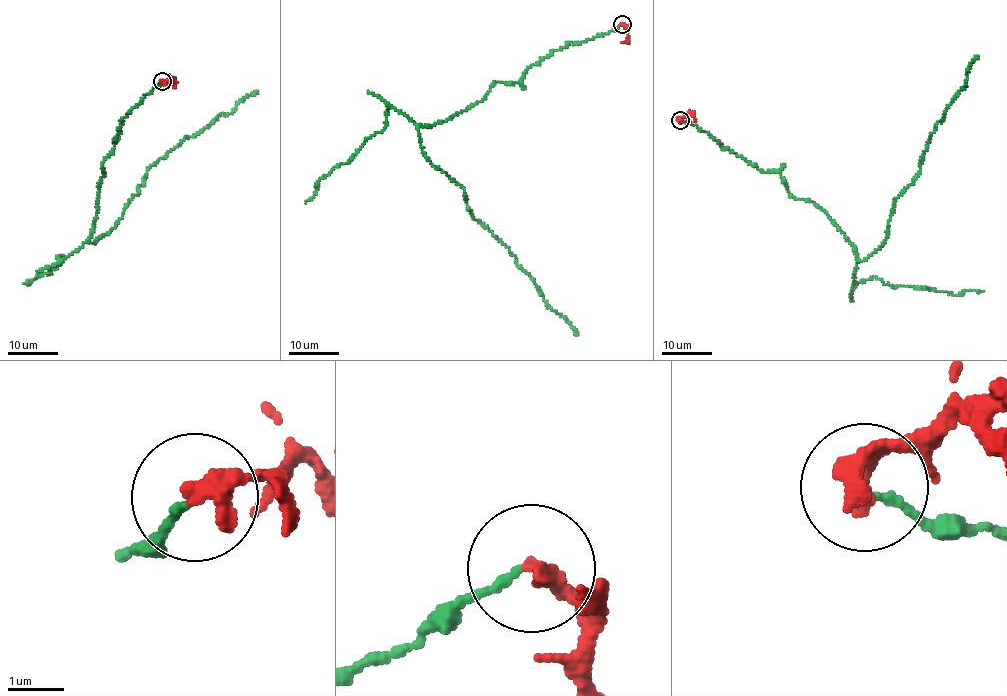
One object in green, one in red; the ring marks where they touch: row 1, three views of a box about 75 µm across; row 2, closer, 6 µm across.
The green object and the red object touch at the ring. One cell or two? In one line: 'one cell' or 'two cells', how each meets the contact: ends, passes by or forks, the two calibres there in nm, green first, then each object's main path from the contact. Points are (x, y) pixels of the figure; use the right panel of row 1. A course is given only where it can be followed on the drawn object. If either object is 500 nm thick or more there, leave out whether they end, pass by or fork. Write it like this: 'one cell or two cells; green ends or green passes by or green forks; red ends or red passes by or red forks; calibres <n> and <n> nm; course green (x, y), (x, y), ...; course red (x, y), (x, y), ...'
two cells; green ends; red ends; calibres 130 and 360 nm; course green (681, 120), (781, 175), (787, 192), (827, 213), (866, 260), (883, 245), (895, 199), (913, 182), (976, 56); course red (680, 120), (690, 114), (696, 120)

